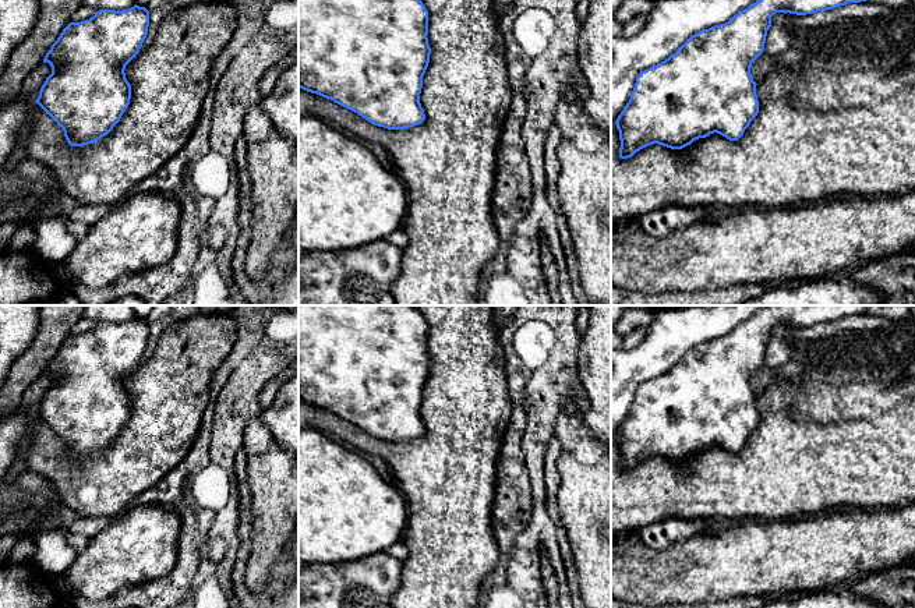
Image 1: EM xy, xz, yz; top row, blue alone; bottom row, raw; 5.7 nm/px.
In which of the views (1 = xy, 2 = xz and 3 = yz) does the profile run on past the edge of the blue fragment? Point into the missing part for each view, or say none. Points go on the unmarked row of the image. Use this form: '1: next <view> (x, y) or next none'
1: next none
2: next none
3: next none

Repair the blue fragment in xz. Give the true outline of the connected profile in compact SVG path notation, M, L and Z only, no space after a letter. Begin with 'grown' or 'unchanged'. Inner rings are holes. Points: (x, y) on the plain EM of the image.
unchanged | M298 305L298 400L331 411L374 438L404 442L425 432L420 416L430 375L428 324L416 305Z

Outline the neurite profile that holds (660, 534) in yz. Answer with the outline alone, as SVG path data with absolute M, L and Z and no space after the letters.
M667 517L639 530L642 541L654 549L682 542L696 534L711 531L710 520Z

